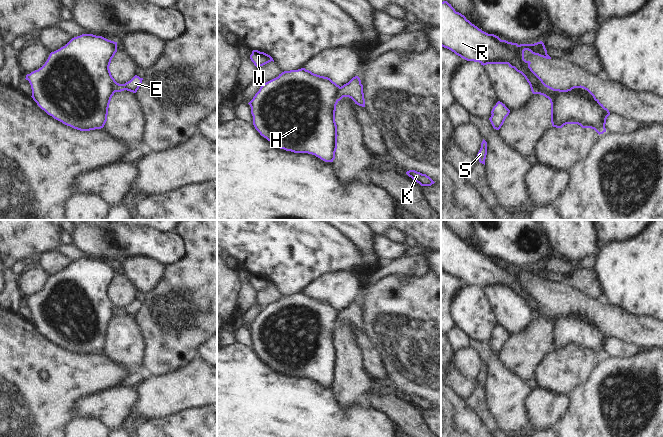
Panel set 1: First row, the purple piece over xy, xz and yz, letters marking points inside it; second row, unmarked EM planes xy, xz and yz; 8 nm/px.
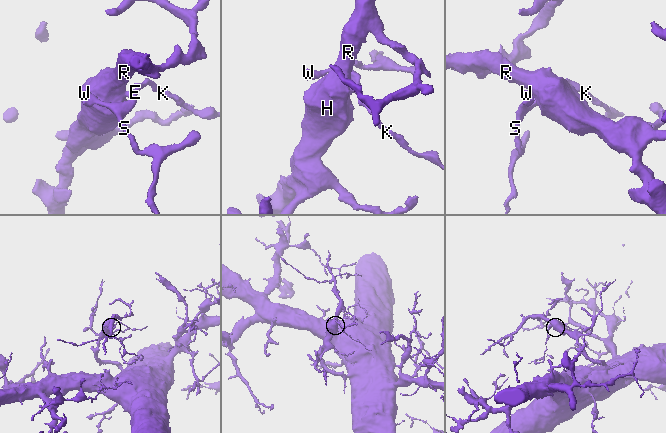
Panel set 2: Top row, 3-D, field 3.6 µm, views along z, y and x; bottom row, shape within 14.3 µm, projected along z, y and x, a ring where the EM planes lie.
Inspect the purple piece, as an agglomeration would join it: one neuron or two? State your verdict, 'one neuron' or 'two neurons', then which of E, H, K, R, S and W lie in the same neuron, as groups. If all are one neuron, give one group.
two neurons; E K S W / H R

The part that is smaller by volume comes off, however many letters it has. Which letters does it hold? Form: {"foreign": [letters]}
{"foreign": ["E", "K", "S", "W"]}

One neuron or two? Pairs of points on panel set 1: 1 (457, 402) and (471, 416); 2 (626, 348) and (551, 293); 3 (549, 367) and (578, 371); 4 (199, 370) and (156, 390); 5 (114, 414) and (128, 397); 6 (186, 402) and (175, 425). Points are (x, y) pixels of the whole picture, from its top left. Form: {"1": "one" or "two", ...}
{"1": "one", "2": "two", "3": "one", "4": "one", "5": "one", "6": "two"}

